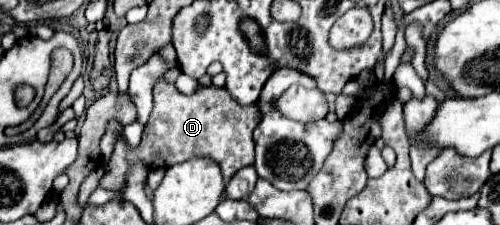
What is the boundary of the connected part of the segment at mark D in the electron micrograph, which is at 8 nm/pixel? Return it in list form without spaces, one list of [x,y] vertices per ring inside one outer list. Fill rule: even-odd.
[[[158,79],[154,85],[154,109],[144,125],[142,141],[138,147],[130,147],[122,133],[122,123],[108,121],[106,131],[116,131],[118,141],[114,143],[112,157],[108,161],[110,171],[102,177],[100,187],[120,191],[126,187],[126,173],[130,171],[130,165],[142,163],[146,169],[158,169],[158,167],[170,167],[176,163],[186,161],[190,155],[208,155],[212,157],[220,167],[224,181],[228,183],[230,177],[240,171],[246,165],[252,165],[255,158],[255,143],[253,131],[260,123],[260,109],[258,103],[240,105],[236,99],[232,99],[226,89],[218,89],[214,85],[198,87],[194,95],[182,95],[174,89],[172,83],[164,83]]]

